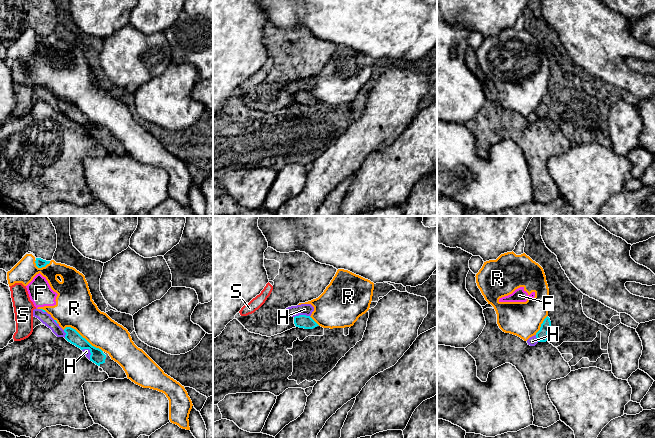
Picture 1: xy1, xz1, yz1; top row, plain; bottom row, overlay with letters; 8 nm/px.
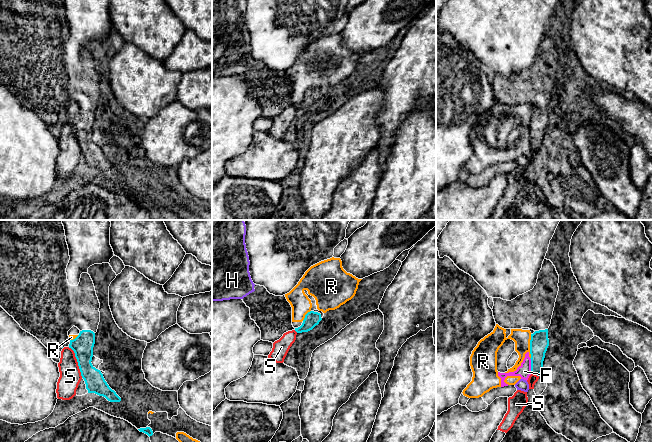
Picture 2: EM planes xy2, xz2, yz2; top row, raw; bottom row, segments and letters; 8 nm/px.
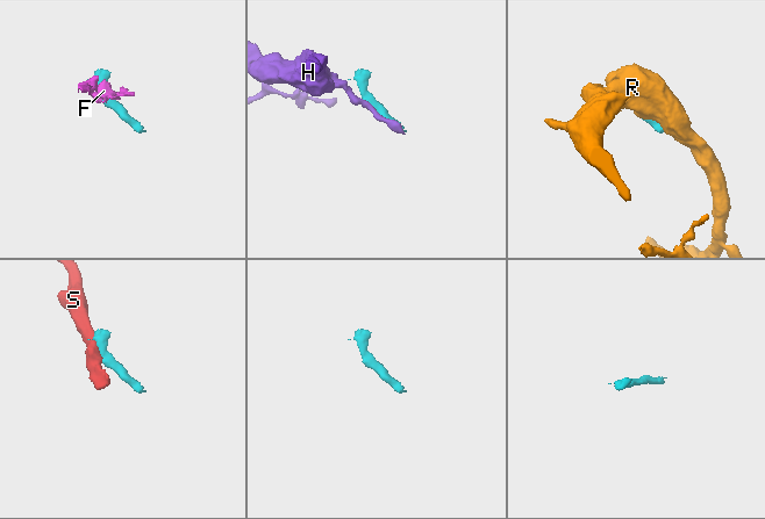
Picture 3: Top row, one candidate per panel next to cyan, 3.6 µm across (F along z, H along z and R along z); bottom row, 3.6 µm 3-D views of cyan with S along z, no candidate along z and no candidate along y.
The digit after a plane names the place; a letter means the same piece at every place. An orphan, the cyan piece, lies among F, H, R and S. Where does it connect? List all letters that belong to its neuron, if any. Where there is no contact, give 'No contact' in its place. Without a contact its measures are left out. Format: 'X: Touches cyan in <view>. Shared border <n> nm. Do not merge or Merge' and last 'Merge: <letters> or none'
F: Touches cyan in yz2. Shared border 120 nm. Do not merge
H: Touches cyan in xz1. Shared border 130 nm. Do not merge
R: Touches cyan in xy1. Shared border 360 nm. Do not merge
S: Touches cyan in xy2. Shared border 280 nm. Do not merge
Merge: none

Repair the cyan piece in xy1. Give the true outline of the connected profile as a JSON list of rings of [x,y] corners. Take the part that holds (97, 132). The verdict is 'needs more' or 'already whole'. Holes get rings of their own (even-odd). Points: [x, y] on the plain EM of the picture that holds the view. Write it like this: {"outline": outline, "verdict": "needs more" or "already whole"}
{"outline": [[[66,103],[65,115],[76,123],[90,126],[90,137],[98,141],[109,152],[109,154],[124,155],[127,151],[123,144],[114,136],[111,135],[108,129],[99,124],[92,122],[85,114],[83,114],[75,105]]], "verdict": "needs more"}

